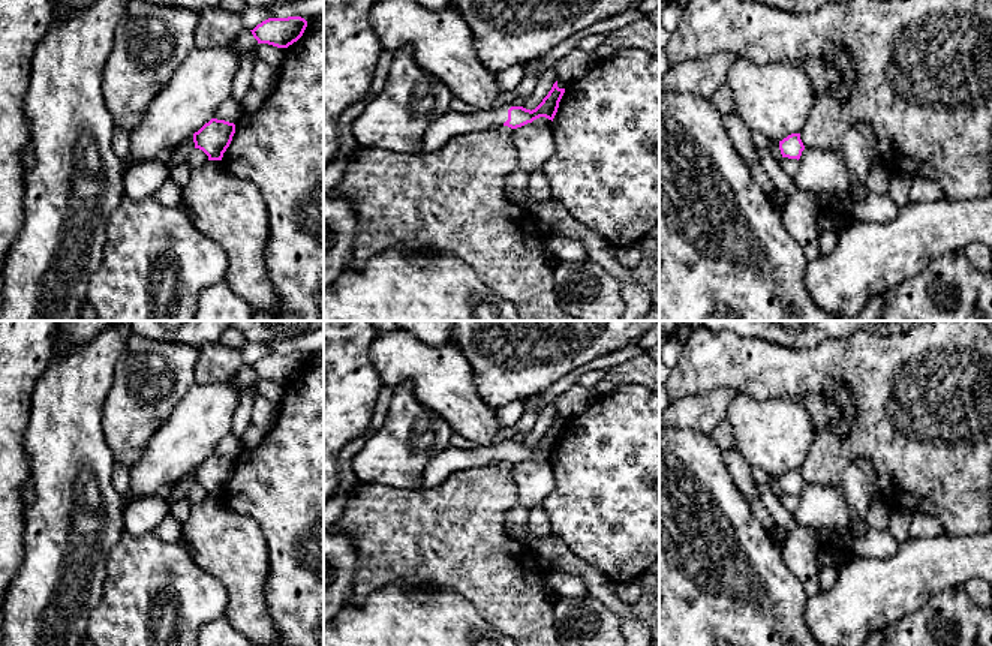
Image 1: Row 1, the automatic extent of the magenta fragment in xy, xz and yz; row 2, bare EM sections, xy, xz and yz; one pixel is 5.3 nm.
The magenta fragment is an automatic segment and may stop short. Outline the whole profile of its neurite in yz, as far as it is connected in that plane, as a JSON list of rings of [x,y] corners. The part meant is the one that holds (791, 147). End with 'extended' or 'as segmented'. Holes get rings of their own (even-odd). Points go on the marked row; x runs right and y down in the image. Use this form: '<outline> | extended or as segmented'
[[[791,133],[782,141],[779,141],[779,150],[782,157],[799,160],[802,156],[802,151],[805,150],[805,145],[800,139],[800,133]]] | as segmented

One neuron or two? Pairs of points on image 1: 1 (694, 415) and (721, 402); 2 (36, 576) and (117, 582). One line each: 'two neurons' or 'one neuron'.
1: one neuron
2: two neurons

